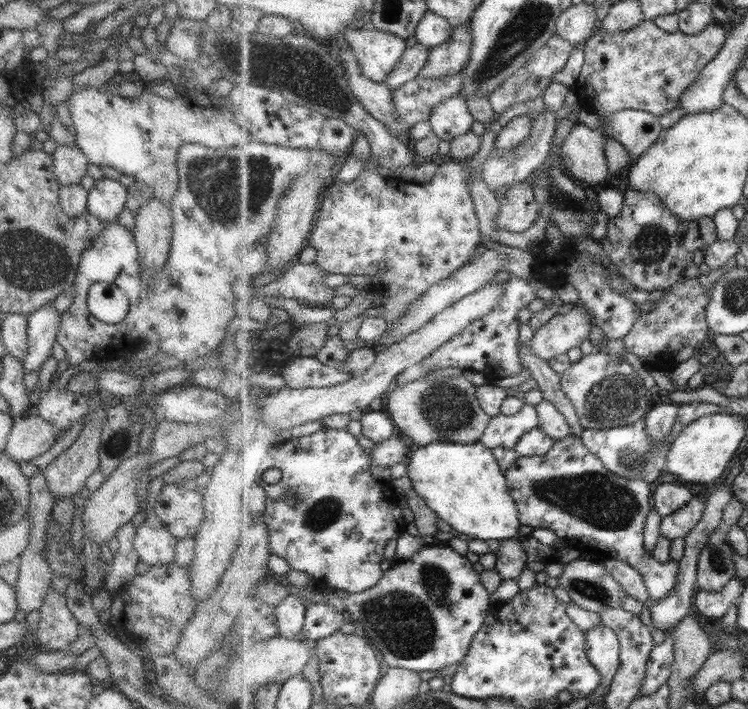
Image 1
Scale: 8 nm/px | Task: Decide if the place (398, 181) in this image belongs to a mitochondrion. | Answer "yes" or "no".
no

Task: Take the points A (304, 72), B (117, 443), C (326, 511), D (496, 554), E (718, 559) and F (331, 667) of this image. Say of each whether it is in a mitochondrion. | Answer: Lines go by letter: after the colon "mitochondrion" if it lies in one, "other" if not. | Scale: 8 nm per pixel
A: mitochondrion
B: mitochondrion
C: mitochondrion
D: other
E: mitochondrion
F: other

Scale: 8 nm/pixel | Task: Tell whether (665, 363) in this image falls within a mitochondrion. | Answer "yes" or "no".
no

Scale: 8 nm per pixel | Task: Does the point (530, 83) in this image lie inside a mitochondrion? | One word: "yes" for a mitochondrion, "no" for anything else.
yes

